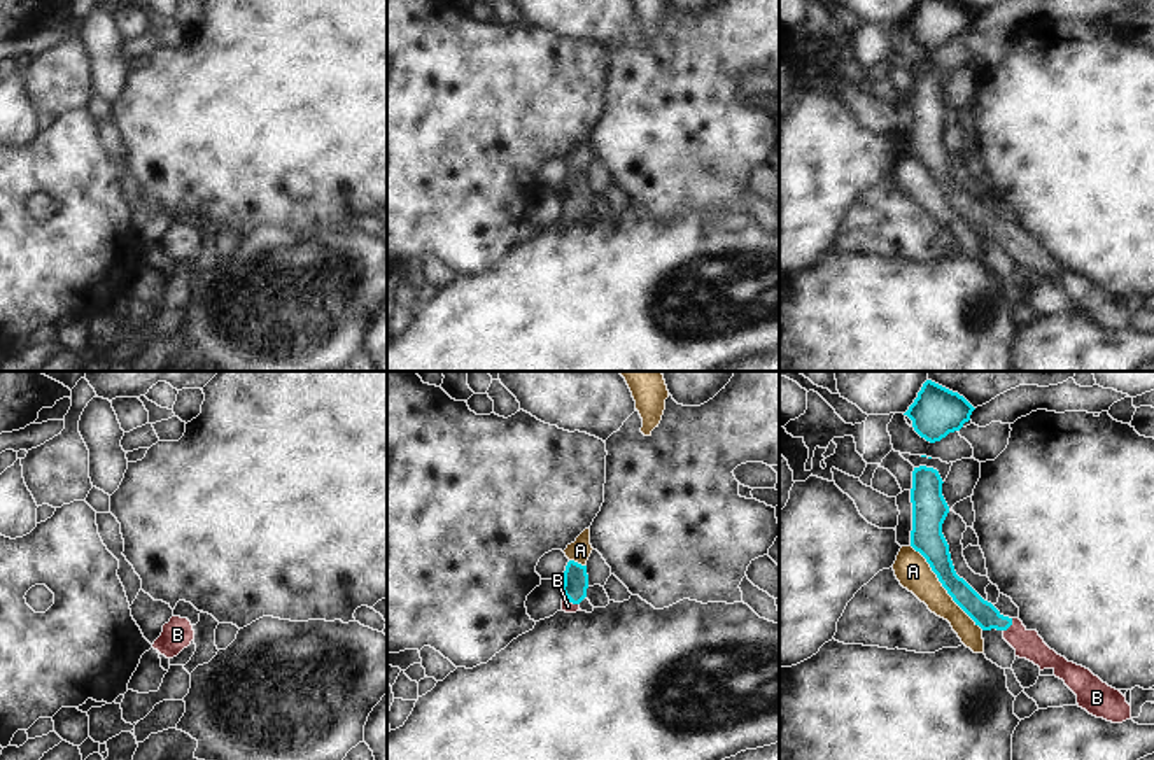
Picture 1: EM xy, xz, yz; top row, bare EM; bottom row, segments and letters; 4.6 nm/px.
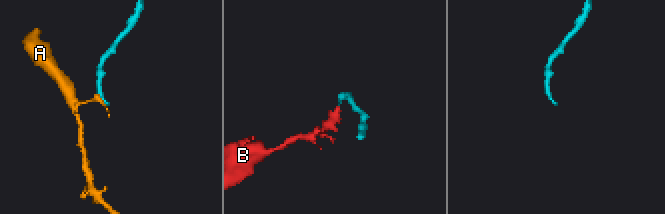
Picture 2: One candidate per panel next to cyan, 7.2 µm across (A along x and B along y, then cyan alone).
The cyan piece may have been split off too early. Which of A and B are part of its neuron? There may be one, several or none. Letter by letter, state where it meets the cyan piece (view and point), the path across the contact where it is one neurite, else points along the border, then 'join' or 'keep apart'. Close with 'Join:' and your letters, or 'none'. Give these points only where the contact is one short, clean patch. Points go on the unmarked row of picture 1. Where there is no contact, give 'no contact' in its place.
A: meets cyan in yz at (942, 193); keep apart
B: meets cyan in xz at (573, 211); runs through xz (575, 184), (573, 211), (568, 214); join
Join: B

